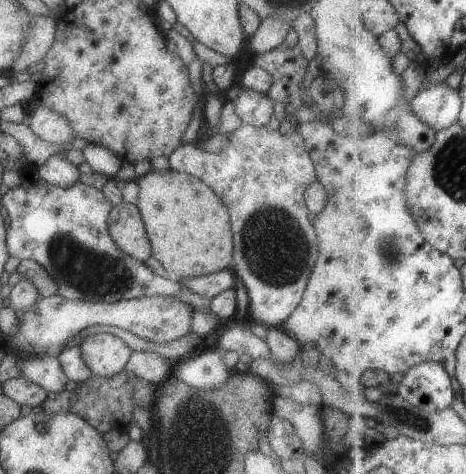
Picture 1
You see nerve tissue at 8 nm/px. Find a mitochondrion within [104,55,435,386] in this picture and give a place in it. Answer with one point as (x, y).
(275, 251)

